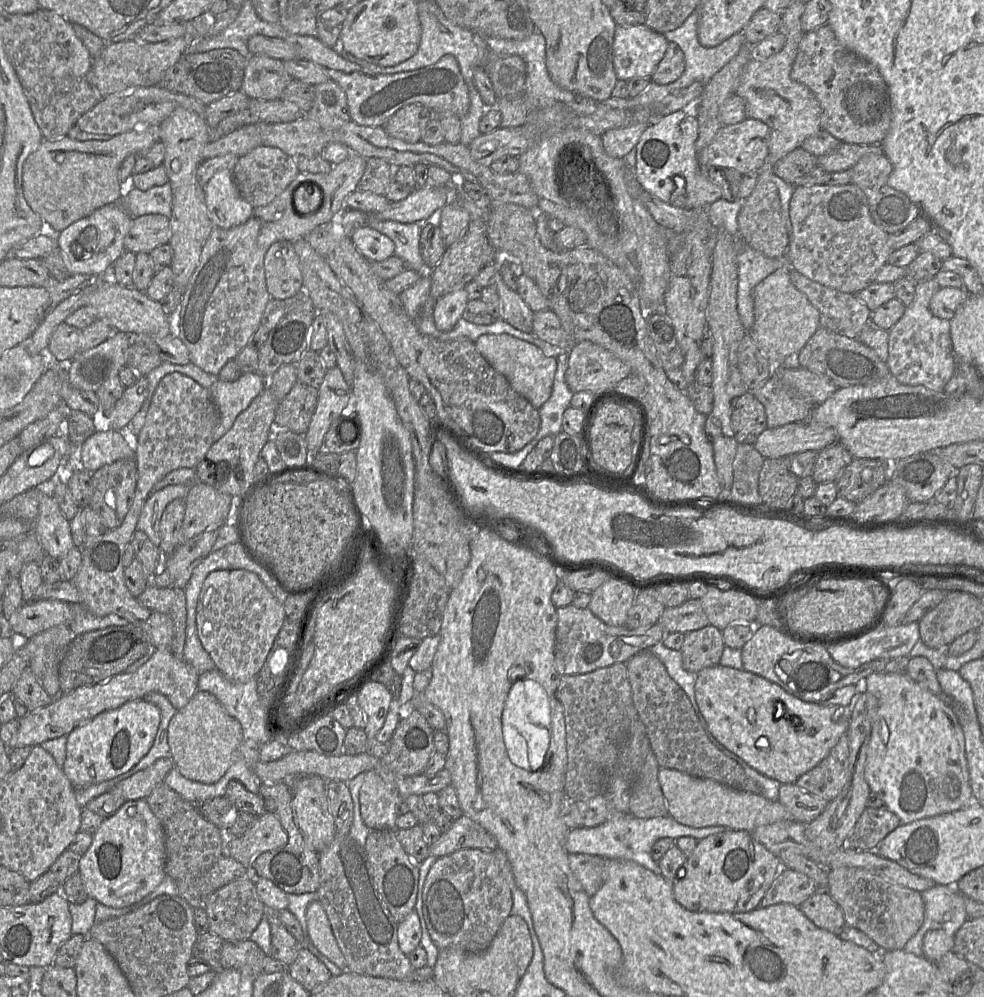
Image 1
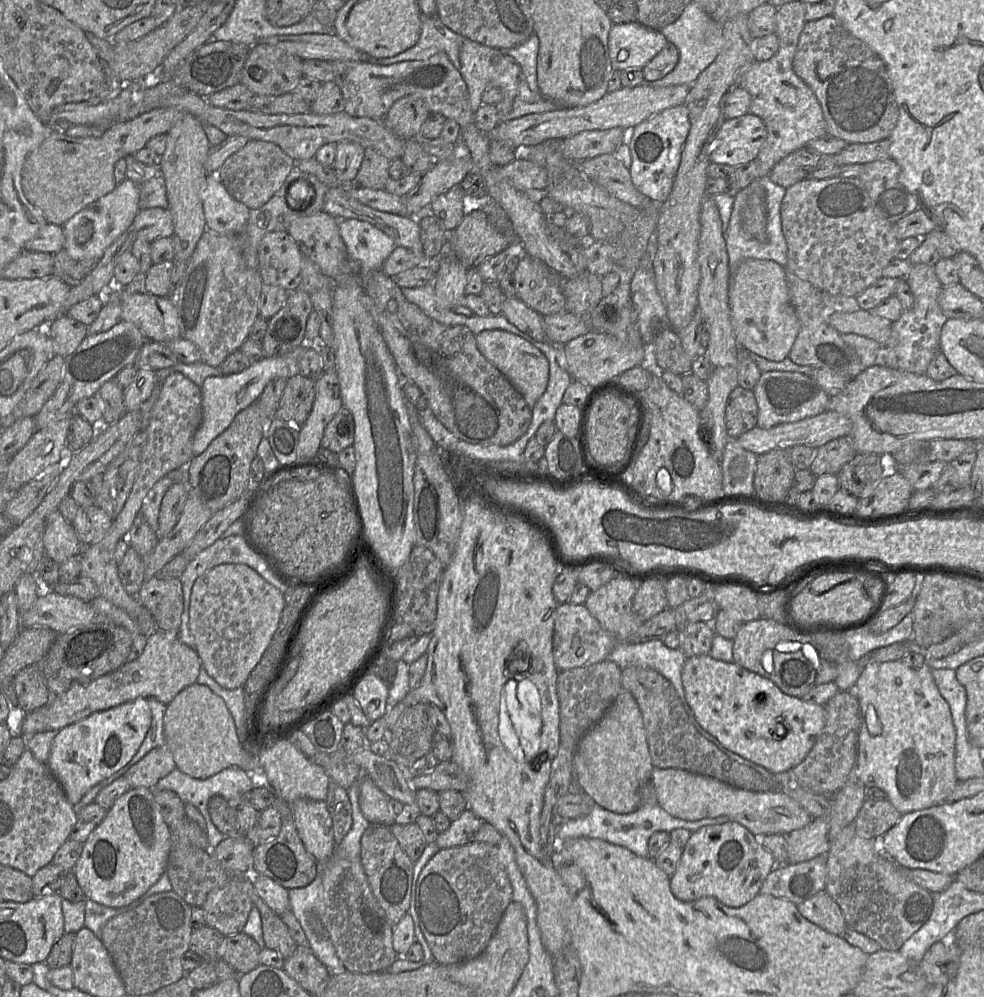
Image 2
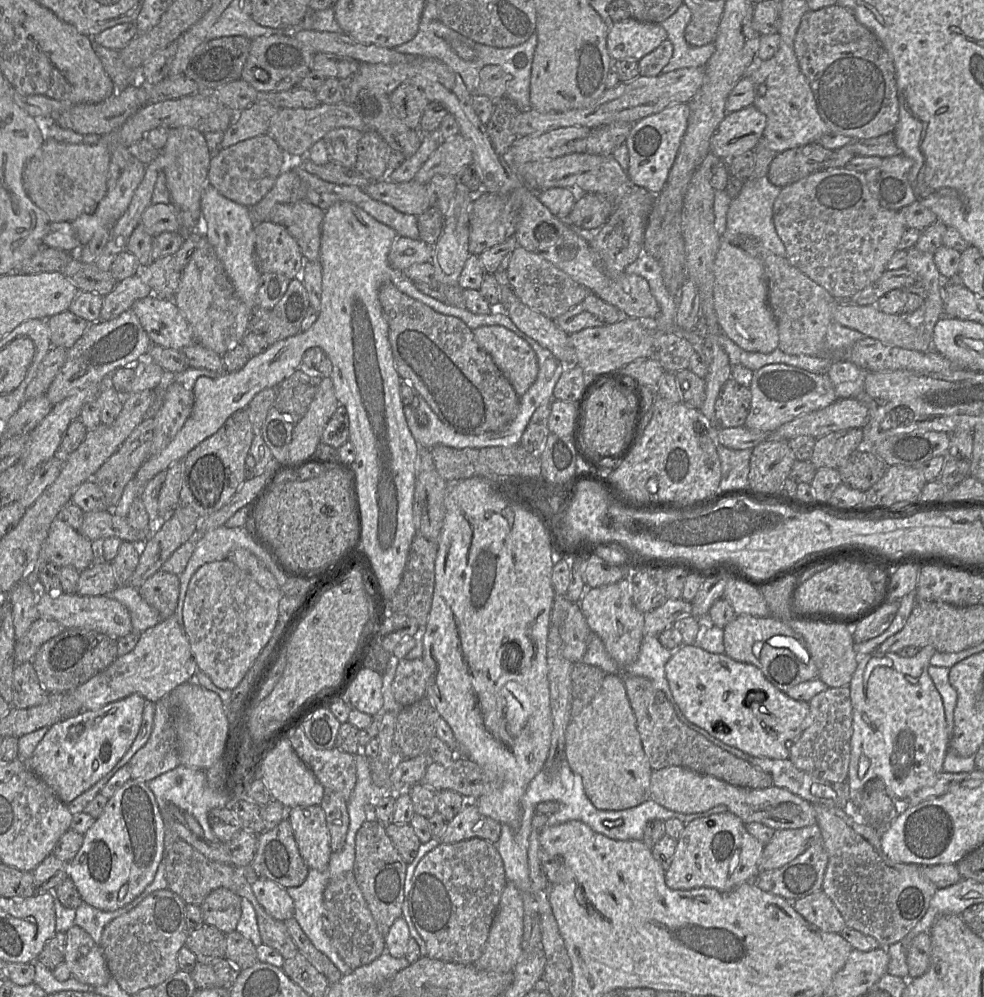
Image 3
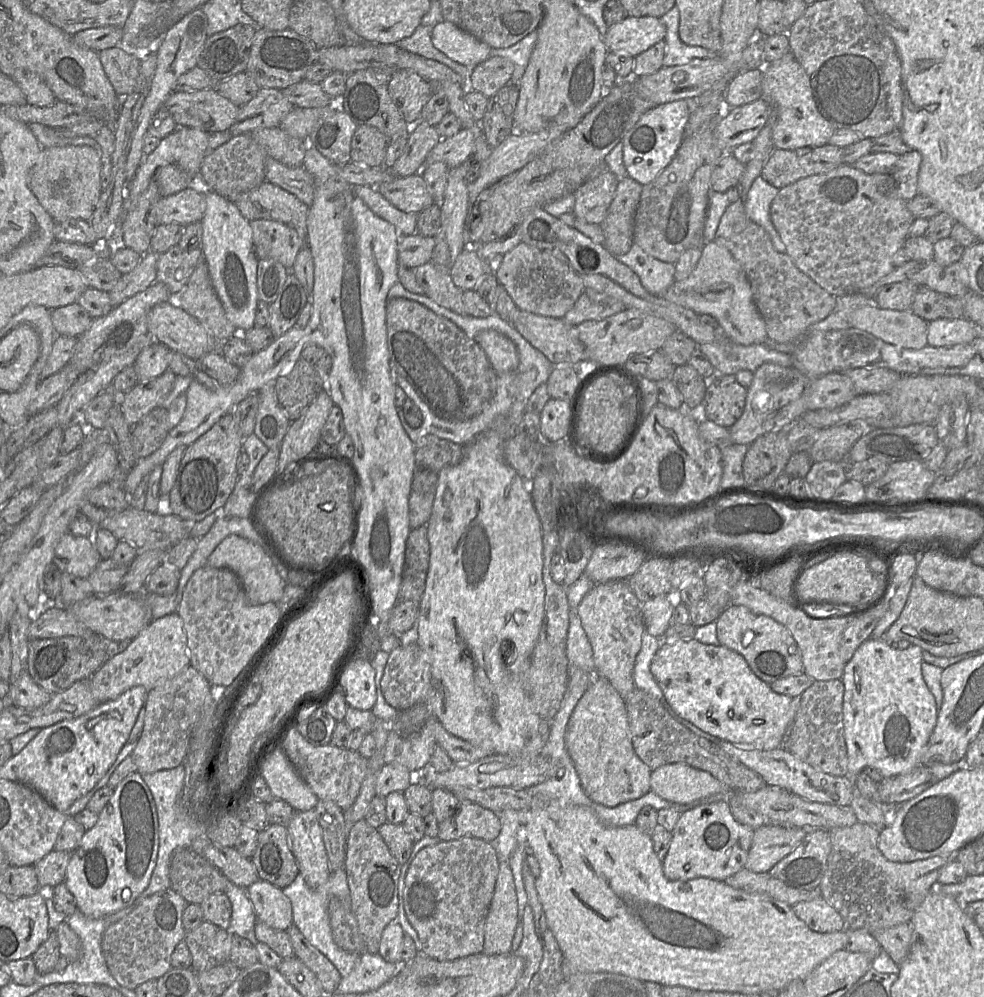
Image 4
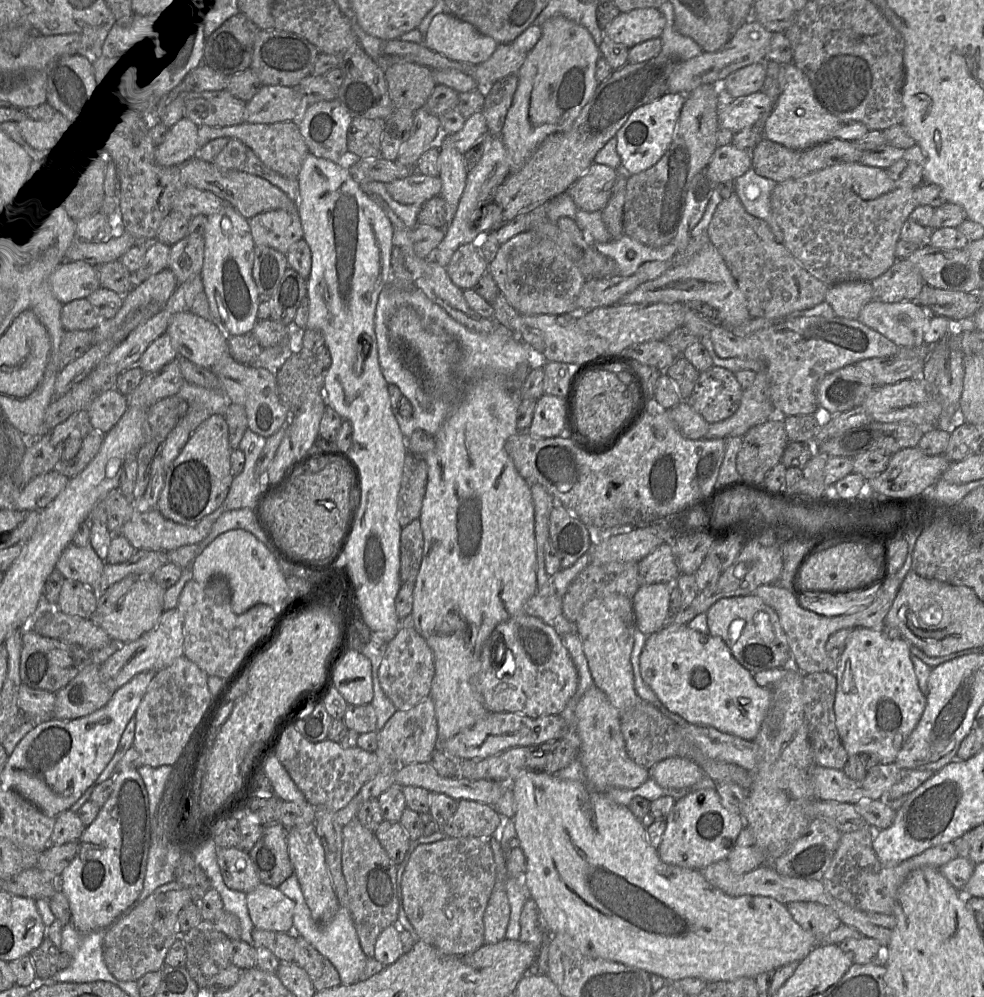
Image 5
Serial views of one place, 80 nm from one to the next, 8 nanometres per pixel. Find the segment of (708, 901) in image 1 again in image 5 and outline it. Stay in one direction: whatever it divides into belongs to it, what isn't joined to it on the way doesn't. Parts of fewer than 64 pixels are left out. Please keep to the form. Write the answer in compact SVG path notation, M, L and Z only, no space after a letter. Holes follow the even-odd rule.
M714 788L691 789L677 799L665 818L665 830L657 848L662 862L700 871L712 863L726 860L740 831L745 827L739 814L727 810Z

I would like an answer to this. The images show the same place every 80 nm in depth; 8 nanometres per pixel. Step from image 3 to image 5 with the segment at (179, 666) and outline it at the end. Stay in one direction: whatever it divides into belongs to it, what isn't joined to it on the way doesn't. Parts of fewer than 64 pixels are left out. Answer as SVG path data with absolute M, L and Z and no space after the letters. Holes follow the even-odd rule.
M177 607L165 610L153 627L138 639L125 643L99 665L99 676L104 686L114 693L121 686L141 672L157 672L171 665L184 655L183 616Z

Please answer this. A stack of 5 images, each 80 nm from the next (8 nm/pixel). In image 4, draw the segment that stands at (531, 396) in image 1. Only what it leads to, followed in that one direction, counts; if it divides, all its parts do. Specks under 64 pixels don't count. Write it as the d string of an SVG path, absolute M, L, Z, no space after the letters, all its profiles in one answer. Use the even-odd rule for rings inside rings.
M483 330L475 341L485 352L497 374L513 372L517 369L519 358L514 343L504 334L495 330Z

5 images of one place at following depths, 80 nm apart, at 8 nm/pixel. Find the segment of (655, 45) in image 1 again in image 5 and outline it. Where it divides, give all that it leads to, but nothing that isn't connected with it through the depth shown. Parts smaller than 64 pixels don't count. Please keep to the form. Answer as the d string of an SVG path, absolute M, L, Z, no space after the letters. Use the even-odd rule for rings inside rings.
M657 8L634 9L621 12L605 30L605 36L631 48L644 41L660 38L665 17Z

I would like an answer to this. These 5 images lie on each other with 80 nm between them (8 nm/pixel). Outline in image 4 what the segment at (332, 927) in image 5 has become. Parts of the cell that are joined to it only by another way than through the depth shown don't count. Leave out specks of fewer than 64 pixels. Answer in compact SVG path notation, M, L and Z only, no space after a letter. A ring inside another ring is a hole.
M345 869L331 871L327 882L316 889L310 888L303 876L298 874L294 881L282 891L292 904L293 925L300 930L311 945L333 963L342 978L347 977L354 969L361 954L350 953L337 946L333 939L329 916L329 902L332 898L337 898L350 906L350 891Z

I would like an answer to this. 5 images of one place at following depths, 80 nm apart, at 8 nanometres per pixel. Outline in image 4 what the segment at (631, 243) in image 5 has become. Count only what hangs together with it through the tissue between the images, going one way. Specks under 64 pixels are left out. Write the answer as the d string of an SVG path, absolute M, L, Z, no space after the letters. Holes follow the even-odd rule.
M635 243L628 253L616 258L629 267L639 277L643 287L654 296L663 297L676 281L675 264L650 256Z

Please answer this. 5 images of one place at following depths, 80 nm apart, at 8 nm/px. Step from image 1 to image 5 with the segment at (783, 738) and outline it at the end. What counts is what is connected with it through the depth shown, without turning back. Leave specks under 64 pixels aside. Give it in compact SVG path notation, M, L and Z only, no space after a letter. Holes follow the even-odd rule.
M667 623L659 631L647 635L640 655L640 672L644 682L671 712L690 724L713 727L746 741L756 737L772 700L771 690L755 682L754 674L734 658L720 637L703 634L688 625Z

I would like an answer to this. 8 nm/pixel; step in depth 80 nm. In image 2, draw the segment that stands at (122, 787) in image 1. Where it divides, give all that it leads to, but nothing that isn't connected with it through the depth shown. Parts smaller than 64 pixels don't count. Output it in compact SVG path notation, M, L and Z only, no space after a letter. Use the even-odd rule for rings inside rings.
M165 744L148 752L125 774L130 788L147 787L155 789L160 779L176 769L173 754Z

